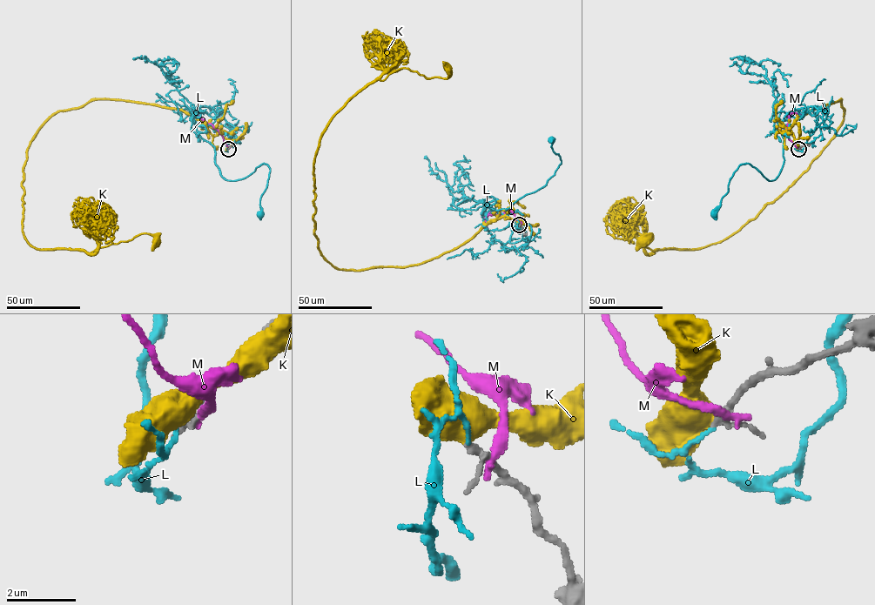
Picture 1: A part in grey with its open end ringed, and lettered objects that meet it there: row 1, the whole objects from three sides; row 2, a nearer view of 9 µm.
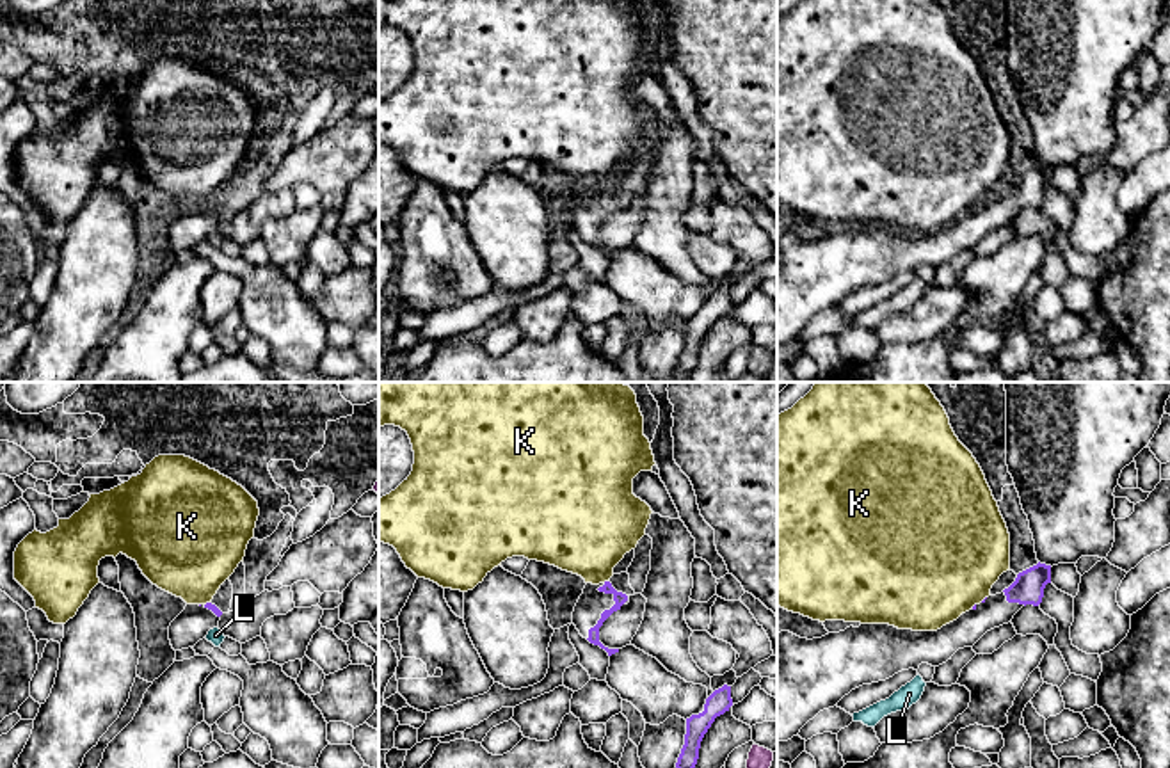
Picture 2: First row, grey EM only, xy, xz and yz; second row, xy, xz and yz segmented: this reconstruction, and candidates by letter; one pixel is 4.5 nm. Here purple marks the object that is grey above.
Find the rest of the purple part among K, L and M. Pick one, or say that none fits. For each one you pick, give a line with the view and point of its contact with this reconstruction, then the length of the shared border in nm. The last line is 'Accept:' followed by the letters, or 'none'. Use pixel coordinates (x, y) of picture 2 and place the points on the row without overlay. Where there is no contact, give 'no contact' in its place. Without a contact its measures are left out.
Accept: none

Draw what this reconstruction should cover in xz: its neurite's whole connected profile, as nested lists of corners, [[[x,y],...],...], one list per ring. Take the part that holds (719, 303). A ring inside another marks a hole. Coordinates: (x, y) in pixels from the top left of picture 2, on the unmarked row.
[[[724,286],[706,300],[702,315],[686,320],[685,347],[676,364],[676,370],[683,375],[685,382],[692,382],[704,336],[715,320],[729,313],[731,308],[731,288]]]

